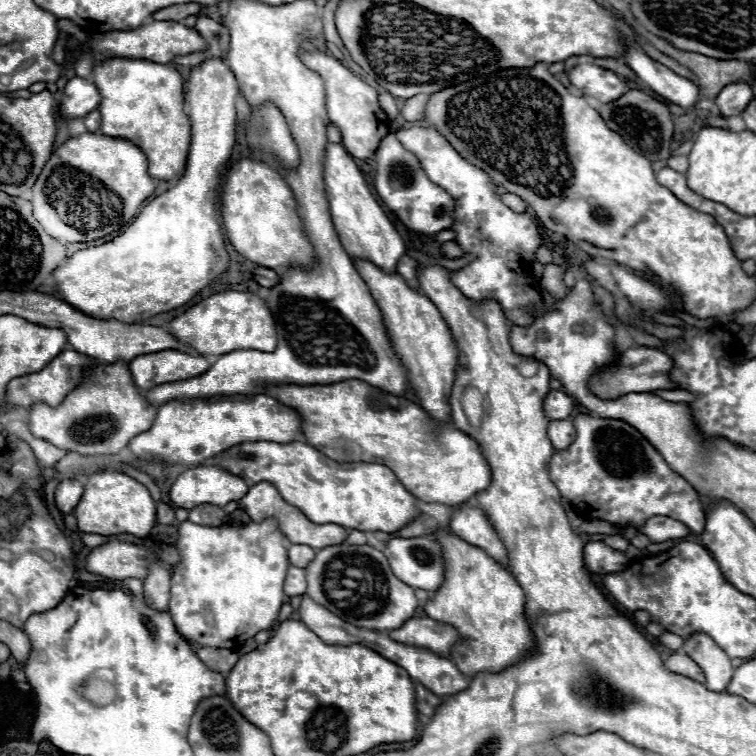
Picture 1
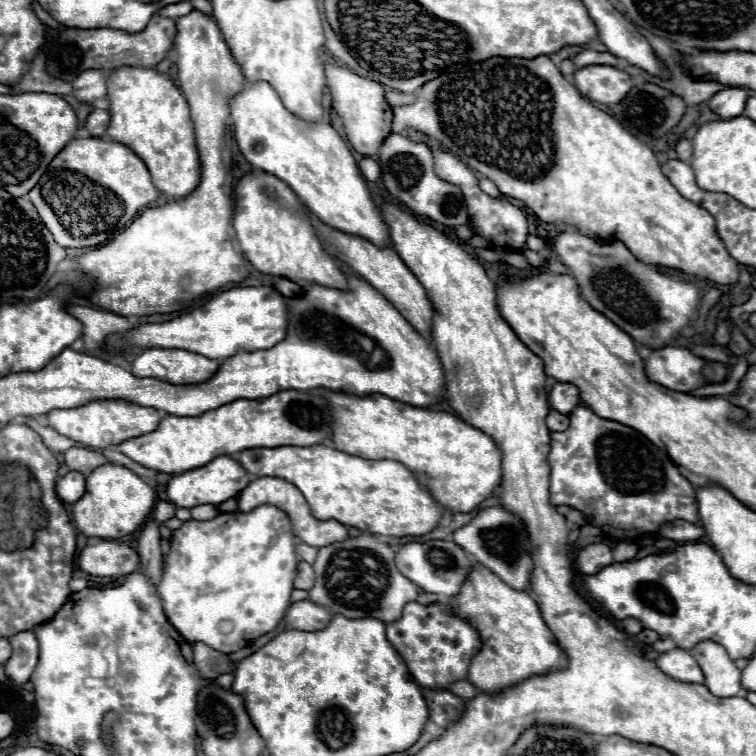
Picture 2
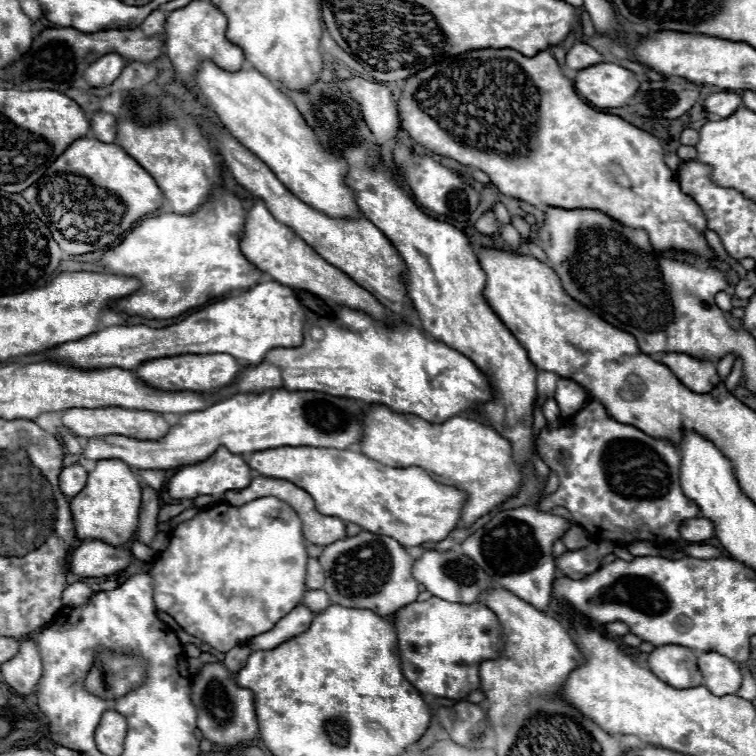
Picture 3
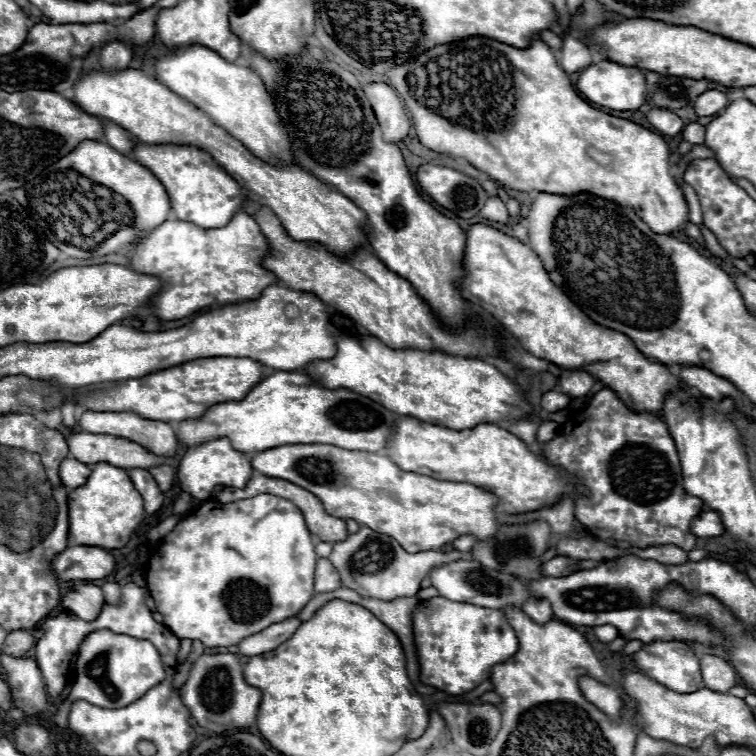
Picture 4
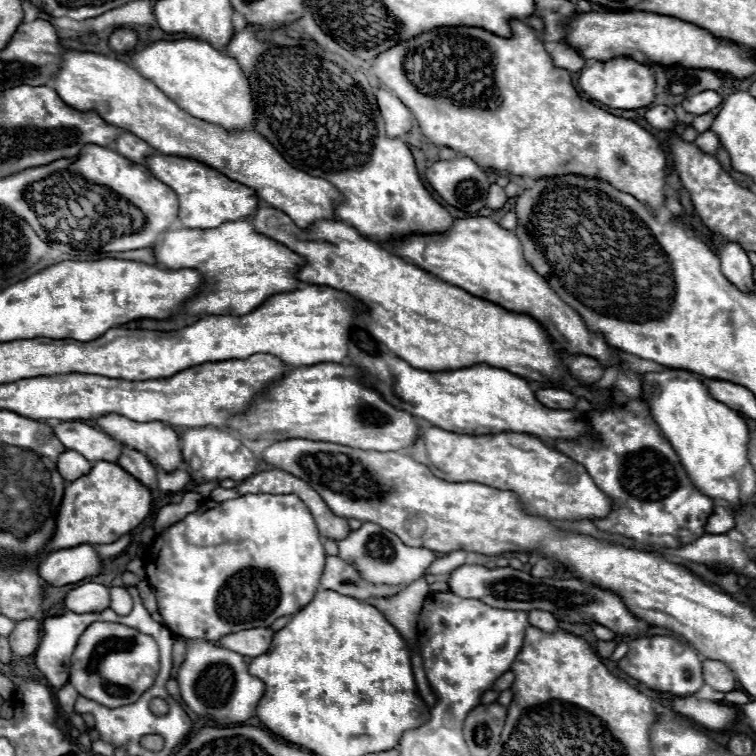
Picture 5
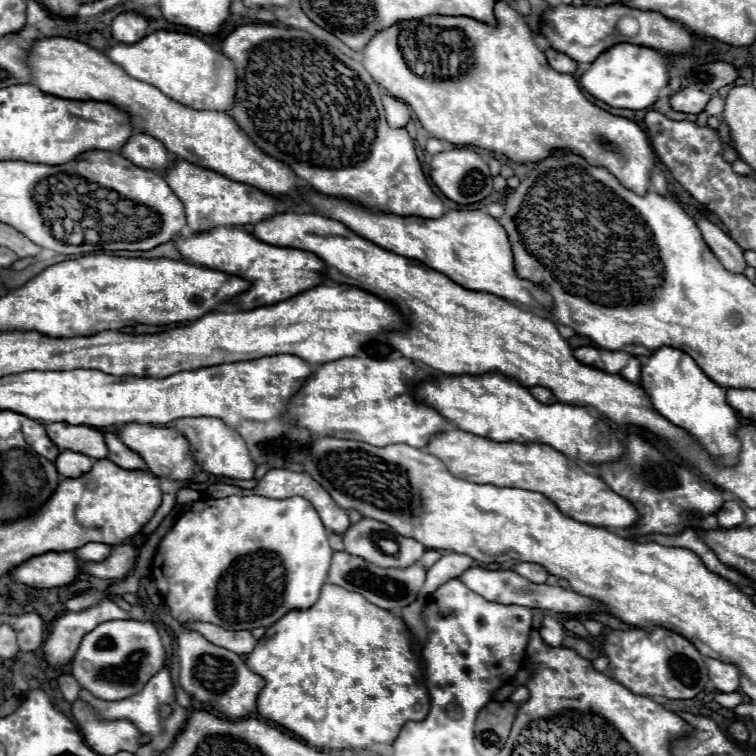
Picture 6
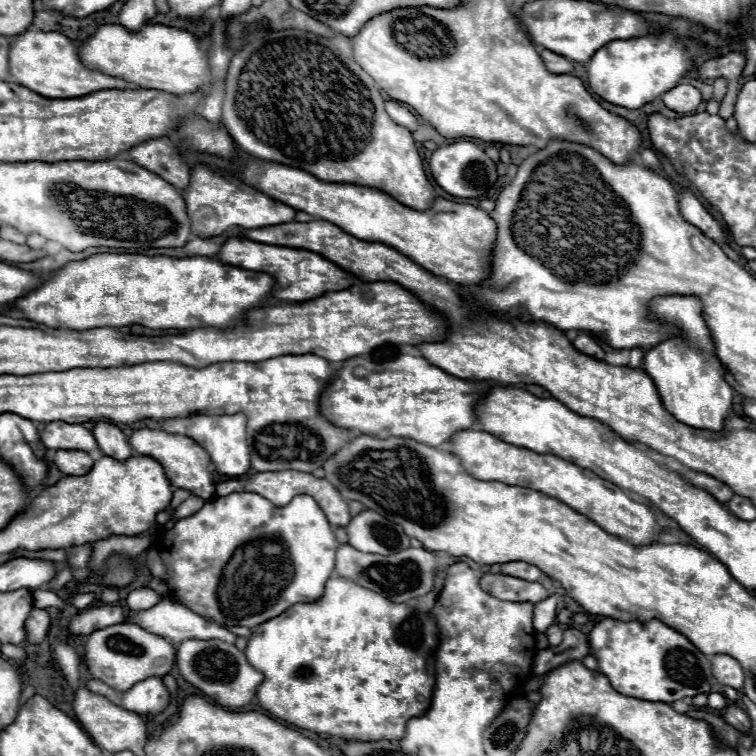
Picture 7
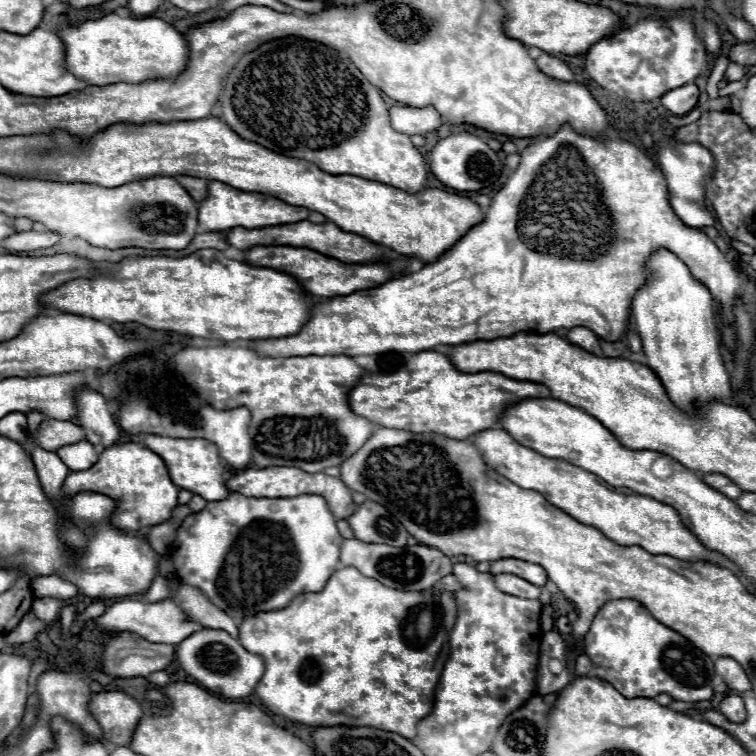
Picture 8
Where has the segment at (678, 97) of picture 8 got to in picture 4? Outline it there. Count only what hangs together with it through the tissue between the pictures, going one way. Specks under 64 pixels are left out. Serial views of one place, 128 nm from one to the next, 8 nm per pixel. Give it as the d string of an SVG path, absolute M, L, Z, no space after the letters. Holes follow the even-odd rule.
M706 90L694 100L694 110L698 116L714 116L728 106L728 100L718 90Z

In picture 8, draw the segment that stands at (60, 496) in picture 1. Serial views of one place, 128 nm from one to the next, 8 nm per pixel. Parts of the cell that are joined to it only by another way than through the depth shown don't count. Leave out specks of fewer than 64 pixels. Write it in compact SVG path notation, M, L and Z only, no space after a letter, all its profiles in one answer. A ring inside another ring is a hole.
M88 440L66 444L66 446L58 448L56 454L62 458L62 462L70 470L86 470L86 468L90 468L90 464L94 464L94 460L98 460L98 452L94 450L94 446Z

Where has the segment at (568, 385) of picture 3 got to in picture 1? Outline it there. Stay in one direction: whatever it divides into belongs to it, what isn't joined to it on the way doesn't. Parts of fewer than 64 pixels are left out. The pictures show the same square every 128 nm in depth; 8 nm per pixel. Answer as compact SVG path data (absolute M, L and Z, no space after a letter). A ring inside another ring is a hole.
M550 390L548 396L544 398L544 412L550 420L564 420L570 416L574 406L572 396L568 396L562 390Z

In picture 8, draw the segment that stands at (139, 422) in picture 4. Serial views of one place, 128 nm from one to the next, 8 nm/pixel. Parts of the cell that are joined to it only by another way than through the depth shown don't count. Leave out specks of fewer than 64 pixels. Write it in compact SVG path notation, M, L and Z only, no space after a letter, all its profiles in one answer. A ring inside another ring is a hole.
M148 434L144 440L144 446L164 458L170 470L170 478L176 486L202 496L206 502L218 502L230 496L230 490L226 488L226 480L222 478L224 464L220 460L218 446L214 442L202 440L202 438L168 438L168 436Z

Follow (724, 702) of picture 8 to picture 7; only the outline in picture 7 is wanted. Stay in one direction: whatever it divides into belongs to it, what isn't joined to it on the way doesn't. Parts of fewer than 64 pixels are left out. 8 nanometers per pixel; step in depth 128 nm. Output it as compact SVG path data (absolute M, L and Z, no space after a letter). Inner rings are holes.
M734 702L726 706L724 718L726 718L728 724L732 724L732 726L734 726L736 730L740 730L740 732L748 732L748 730L750 730L750 718L748 718L746 710L744 710L742 706L734 704Z

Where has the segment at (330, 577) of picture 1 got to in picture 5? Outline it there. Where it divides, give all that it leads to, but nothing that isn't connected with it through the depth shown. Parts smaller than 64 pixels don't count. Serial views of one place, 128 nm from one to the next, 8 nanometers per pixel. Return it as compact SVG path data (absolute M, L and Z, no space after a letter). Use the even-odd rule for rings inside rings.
M364 522L358 530L352 530L344 540L338 542L340 558L354 564L358 572L372 584L412 584L424 576L426 568L436 560L436 554L428 548L406 546L390 530L378 528L378 524Z

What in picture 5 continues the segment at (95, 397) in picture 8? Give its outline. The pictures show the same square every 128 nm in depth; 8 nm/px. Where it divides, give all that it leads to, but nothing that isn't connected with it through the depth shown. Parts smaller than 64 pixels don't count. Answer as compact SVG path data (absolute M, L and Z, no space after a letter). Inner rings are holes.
M122 446L122 456L118 458L118 466L122 466L128 474L138 478L142 484L146 484L152 492L156 492L156 468L148 462L148 458L128 446Z

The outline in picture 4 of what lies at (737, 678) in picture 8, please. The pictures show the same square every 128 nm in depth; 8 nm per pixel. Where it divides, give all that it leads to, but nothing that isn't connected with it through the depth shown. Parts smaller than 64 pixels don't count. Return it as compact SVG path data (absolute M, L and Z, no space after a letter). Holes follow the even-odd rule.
M702 656L700 666L706 688L714 692L728 692L732 686L736 686L736 672L726 660L718 656Z

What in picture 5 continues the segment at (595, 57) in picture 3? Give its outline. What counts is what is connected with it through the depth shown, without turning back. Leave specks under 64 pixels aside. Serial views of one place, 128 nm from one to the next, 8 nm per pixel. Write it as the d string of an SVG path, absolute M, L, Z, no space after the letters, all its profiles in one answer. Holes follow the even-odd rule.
M560 42L560 44L550 52L550 56L552 56L554 66L564 68L564 70L568 70L568 72L578 72L578 70L582 70L584 64L586 64L586 60L584 60L582 56L578 56L566 42Z

